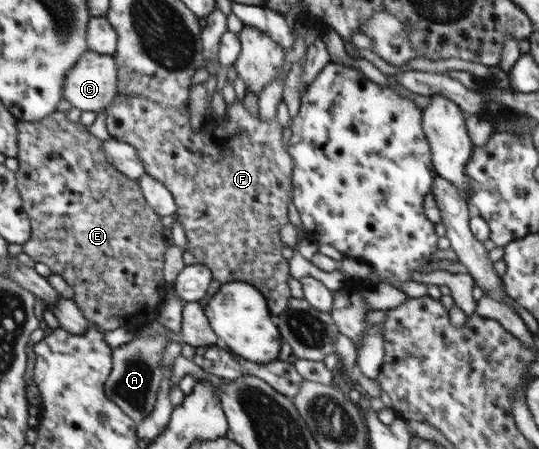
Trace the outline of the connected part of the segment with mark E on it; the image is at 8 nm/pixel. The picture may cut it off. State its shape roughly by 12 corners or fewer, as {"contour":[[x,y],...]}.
{"contour":[[66,113],[17,120],[22,252],[107,331],[165,299],[163,225]]}

